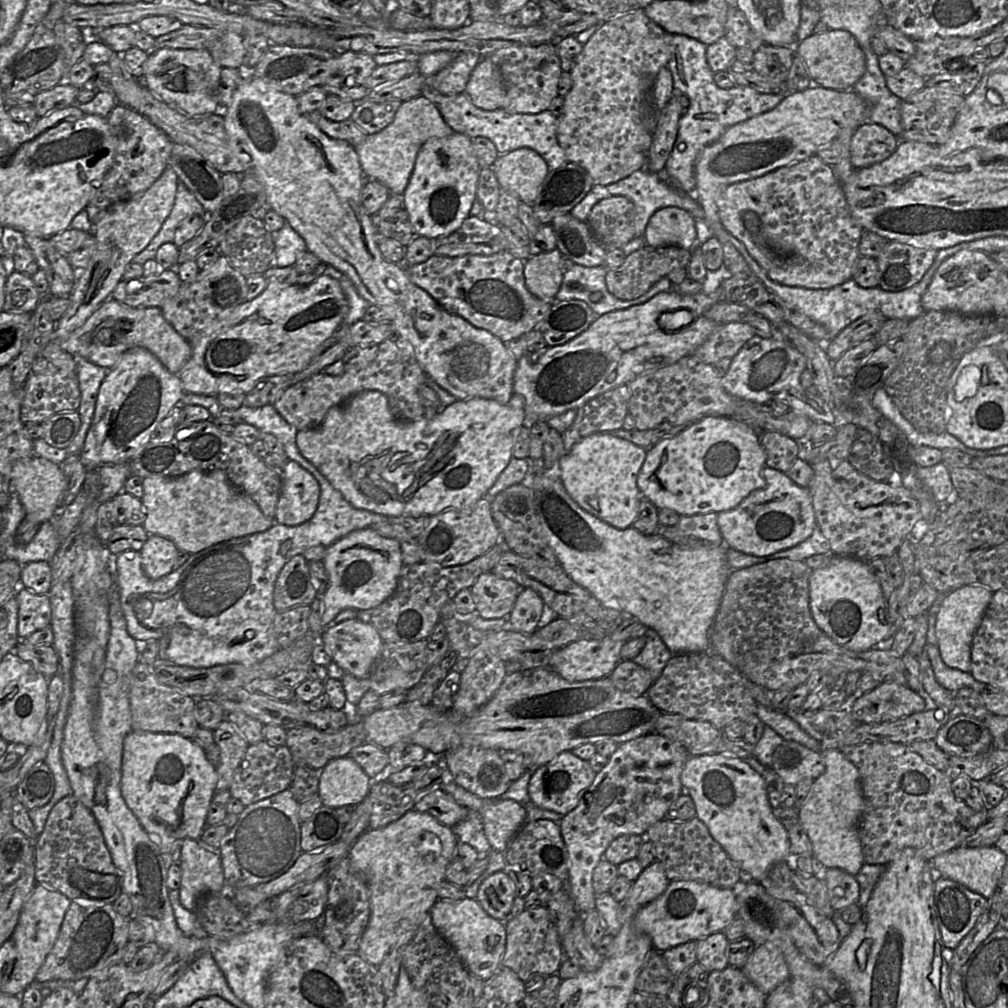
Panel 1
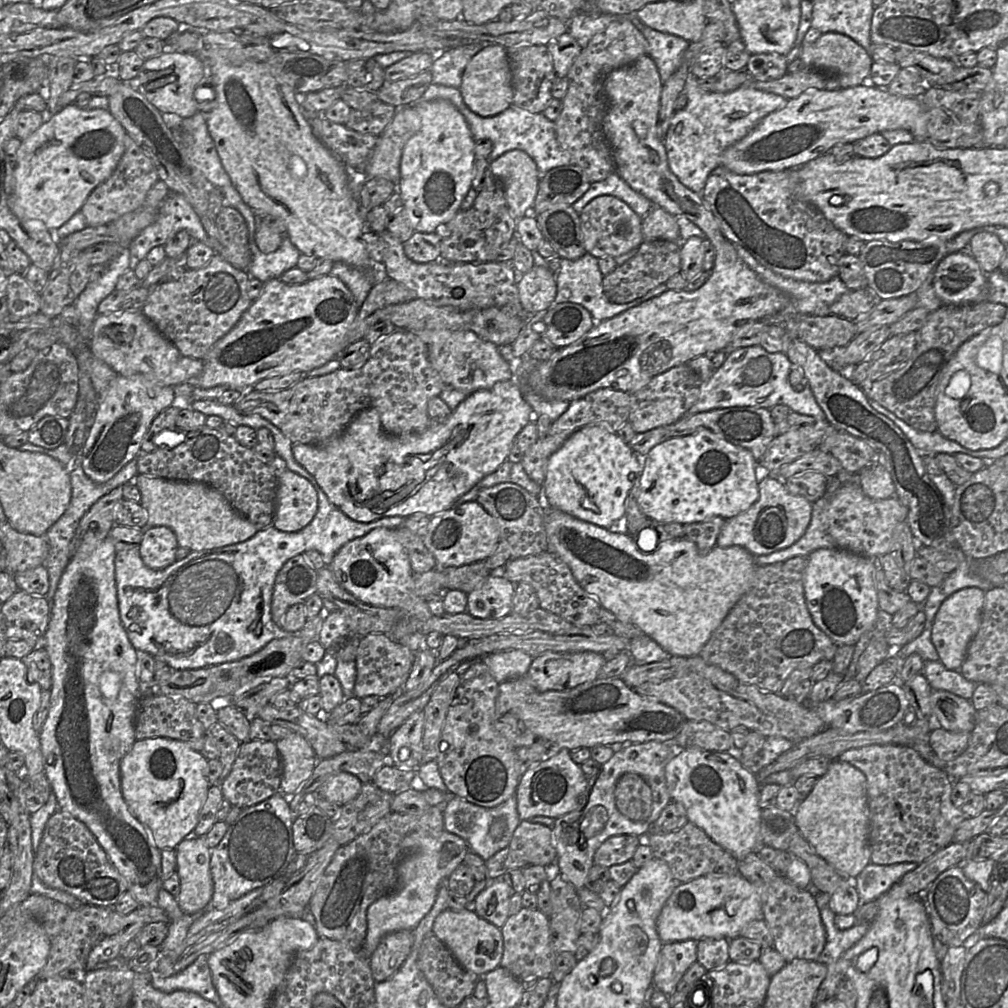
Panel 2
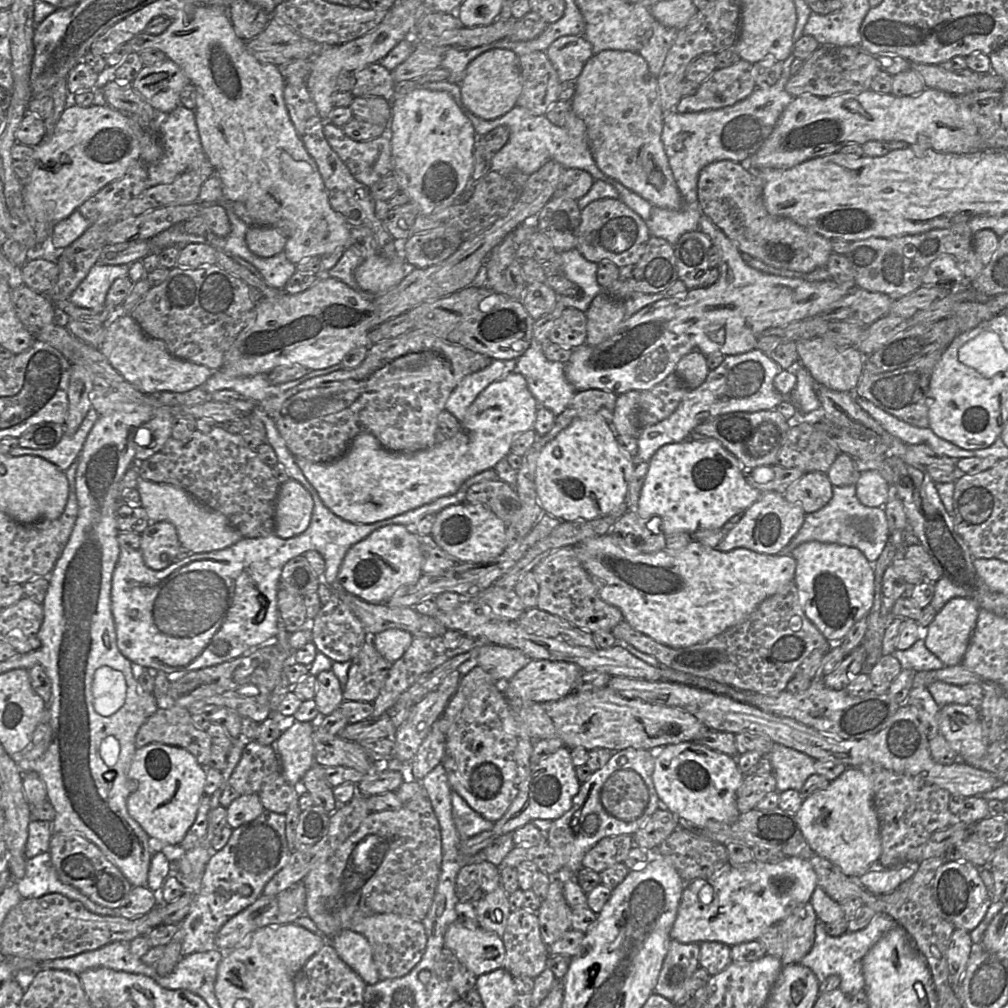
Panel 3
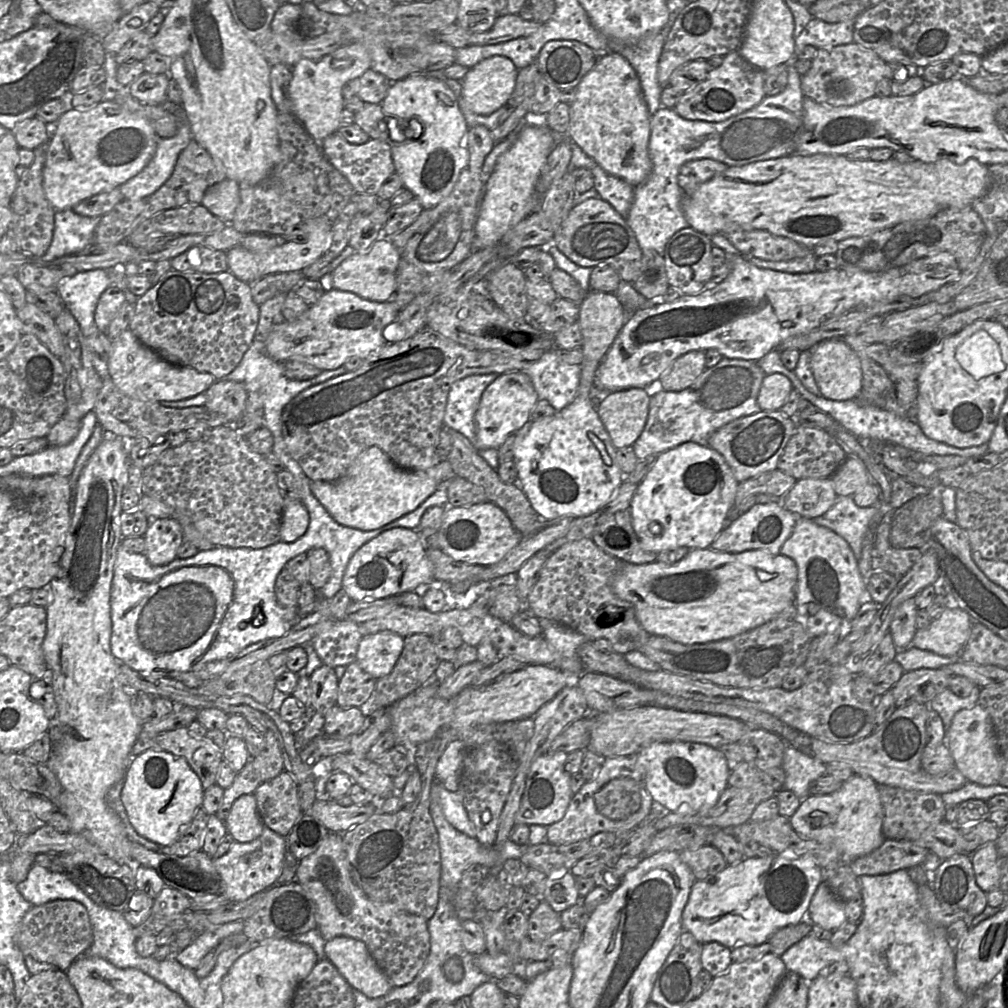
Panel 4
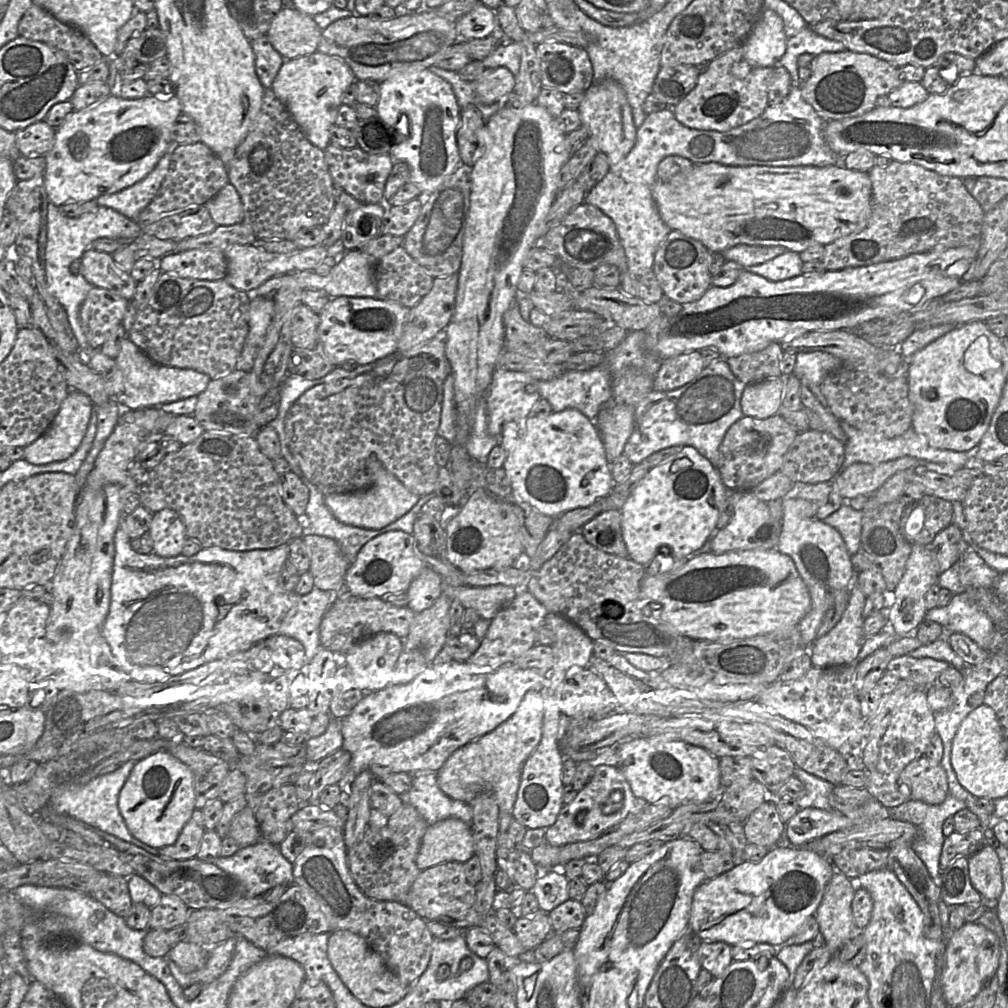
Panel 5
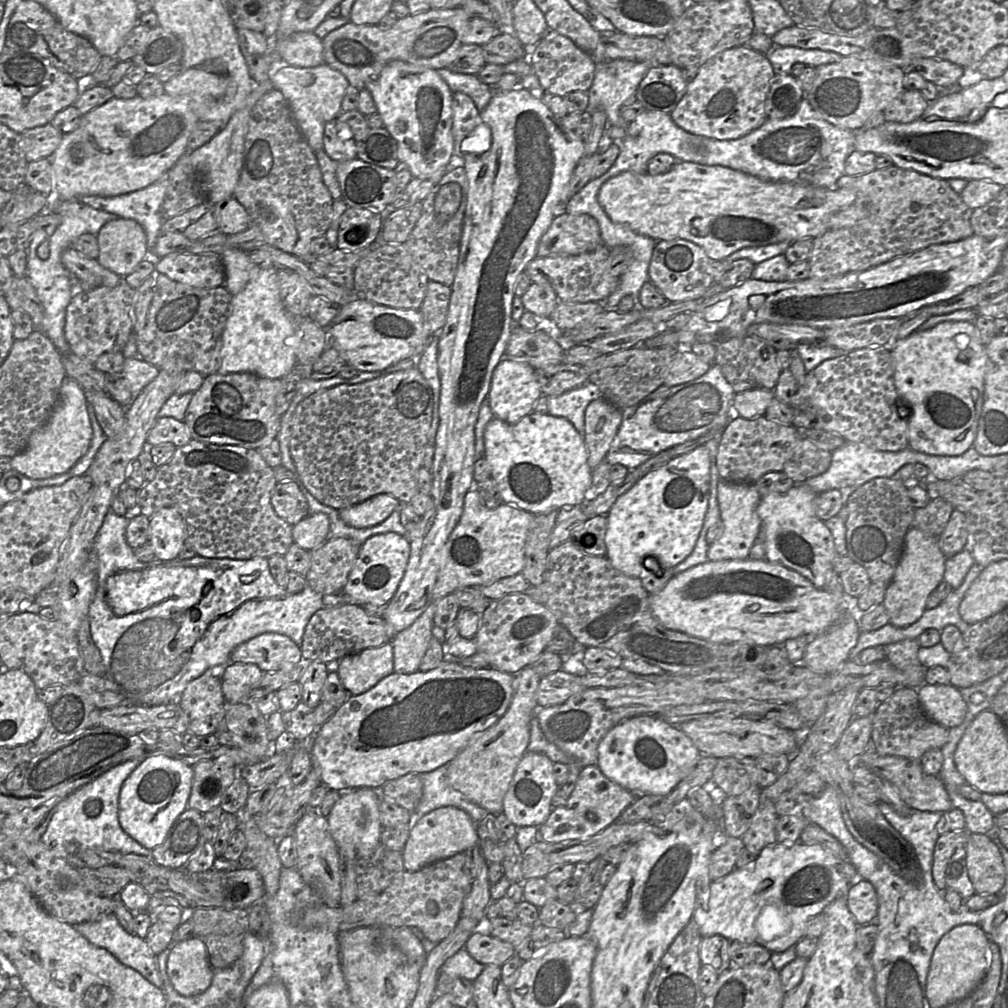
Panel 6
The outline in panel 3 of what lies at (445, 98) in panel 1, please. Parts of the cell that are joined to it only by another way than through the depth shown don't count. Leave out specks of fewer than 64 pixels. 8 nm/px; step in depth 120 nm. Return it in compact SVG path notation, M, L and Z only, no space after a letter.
M442 81L442 82L429 82L425 83L421 86L422 88L433 90L433 91L445 91L449 93L461 111L464 113L464 115L470 120L474 131L478 136L483 136L493 130L494 128L498 126L506 126L509 129L509 139L506 142L506 144L497 152L495 152L492 155L491 159L491 169L492 171L498 172L499 174L509 177L509 174L511 173L524 173L526 175L531 175L534 172L536 172L540 167L542 167L546 162L553 160L561 164L564 168L577 168L584 171L587 171L594 180L602 180L605 182L610 183L615 187L615 189L618 192L618 199L620 199L625 205L627 205L631 210L633 210L635 213L637 213L643 220L647 221L651 216L651 211L653 208L653 205L639 196L638 194L632 192L625 186L623 186L618 181L609 178L606 176L596 165L592 153L588 147L587 142L587 136L586 136L586 142L576 142L567 132L567 130L563 127L556 126L552 124L545 115L533 115L530 112L528 112L525 108L522 108L518 106L517 104L506 114L502 115L501 117L498 117L493 120L484 120L482 118L477 117L473 113L471 113L463 104L461 99L461 90L460 90L460 84L452 83L449 81Z

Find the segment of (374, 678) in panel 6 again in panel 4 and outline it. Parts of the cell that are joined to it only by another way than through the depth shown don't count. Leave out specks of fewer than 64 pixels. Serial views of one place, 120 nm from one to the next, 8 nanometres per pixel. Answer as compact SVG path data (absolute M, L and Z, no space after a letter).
M389 630L363 636L356 662L363 671L378 680L393 670L404 648L404 640Z

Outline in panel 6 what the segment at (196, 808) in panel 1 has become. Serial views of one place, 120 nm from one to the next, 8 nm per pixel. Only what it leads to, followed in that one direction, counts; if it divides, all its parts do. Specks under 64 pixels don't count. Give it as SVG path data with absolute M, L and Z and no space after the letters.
M157 754L142 759L121 787L119 823L123 831L147 849L160 846L173 823L188 808L193 777L193 767L173 757Z

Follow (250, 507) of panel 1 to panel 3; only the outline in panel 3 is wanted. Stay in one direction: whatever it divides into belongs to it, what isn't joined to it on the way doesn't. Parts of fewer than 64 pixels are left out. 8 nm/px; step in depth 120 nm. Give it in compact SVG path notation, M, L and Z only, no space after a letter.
M139 476L136 489L140 494L141 507L145 509L149 521L172 523L176 528L181 545L193 554L221 550L243 539L241 533L223 514L207 508L180 488L144 480Z

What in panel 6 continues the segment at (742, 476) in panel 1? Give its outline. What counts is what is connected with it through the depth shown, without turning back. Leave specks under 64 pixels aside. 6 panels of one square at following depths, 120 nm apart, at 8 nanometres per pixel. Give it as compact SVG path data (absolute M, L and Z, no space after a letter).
M705 445L673 458L638 480L617 499L607 514L606 557L612 566L626 576L643 579L648 575L648 571L643 566L646 557L654 558L662 570L672 569L684 561L692 553L703 527L708 507L709 488L710 455Z

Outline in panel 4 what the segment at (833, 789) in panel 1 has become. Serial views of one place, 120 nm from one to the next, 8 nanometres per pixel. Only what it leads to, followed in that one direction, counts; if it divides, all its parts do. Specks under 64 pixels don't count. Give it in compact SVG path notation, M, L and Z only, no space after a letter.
M854 774L833 793L807 796L789 819L802 839L833 844L841 855L841 861L849 863L883 844L886 840L882 832L883 818L878 784L871 778Z

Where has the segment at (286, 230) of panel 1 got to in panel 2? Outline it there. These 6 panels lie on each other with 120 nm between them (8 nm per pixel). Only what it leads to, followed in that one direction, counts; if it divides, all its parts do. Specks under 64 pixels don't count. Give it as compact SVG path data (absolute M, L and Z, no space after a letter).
M287 235L281 236L283 240L280 247L270 254L263 254L257 247L255 239L248 238L251 263L247 272L250 277L265 283L270 279L279 278L287 270L296 267L301 253Z

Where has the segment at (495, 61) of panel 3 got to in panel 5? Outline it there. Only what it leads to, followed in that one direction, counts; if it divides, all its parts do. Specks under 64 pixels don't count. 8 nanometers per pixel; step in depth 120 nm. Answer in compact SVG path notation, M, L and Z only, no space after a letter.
M505 67L486 68L474 82L474 90L479 102L493 104L505 100L514 88L516 77Z

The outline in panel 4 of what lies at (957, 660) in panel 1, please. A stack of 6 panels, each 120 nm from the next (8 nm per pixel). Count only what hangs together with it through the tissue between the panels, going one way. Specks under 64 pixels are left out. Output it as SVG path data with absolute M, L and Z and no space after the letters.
M946 608L928 628L916 631L911 646L940 656L958 656L966 645L972 618L960 609Z

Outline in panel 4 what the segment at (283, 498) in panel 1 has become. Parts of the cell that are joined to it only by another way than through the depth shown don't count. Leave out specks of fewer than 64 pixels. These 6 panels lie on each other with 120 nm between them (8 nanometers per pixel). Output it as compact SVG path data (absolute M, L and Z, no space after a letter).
M285 499L280 539L291 543L307 531L310 522L309 512L299 499Z

